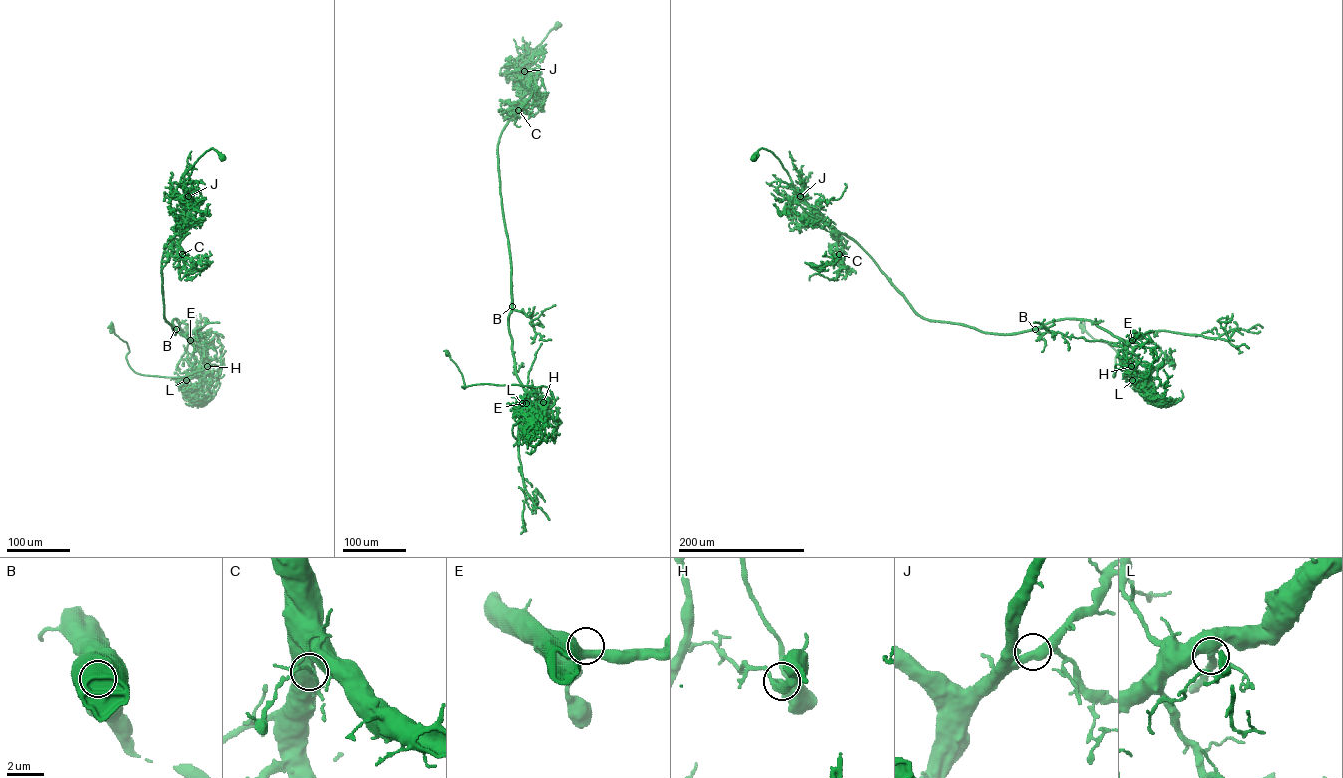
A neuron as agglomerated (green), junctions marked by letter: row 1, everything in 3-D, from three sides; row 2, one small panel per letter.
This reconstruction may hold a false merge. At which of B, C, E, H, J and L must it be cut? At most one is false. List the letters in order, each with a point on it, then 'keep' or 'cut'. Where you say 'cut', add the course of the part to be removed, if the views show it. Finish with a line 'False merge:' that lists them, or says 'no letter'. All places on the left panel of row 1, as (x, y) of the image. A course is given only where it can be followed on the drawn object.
B: (176, 329) | keep
C: (182, 254) | keep
E: (190, 340) | keep
H: (207, 366) | cut | (207, 366), (207, 372), (218, 368), (210, 364), (180, 377), (137, 373), (126, 358), (127, 343), (107, 328)
J: (188, 196) | keep
L: (186, 380) | keep
False merge: H

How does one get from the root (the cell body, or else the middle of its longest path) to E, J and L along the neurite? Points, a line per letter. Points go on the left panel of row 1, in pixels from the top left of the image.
E: (221, 157), (212, 148), (185, 174), (196, 211), (162, 259), (164, 317), (175, 334), (177, 320), (190, 340)
J: (221, 157), (212, 148), (185, 174), (185, 190), (196, 208), (192, 215), (185, 214), (184, 201), (188, 196)
L: (221, 157), (212, 148), (185, 174), (196, 211), (162, 259), (164, 317), (203, 347), (186, 380)

